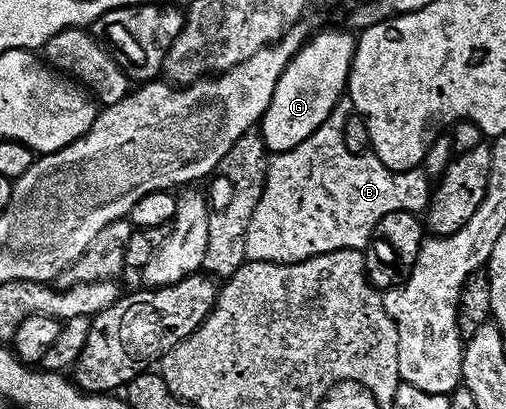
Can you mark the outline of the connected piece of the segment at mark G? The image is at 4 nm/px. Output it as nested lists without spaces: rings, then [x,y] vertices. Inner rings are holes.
[[[325,32],[322,36],[314,35],[305,47],[293,57],[287,70],[281,76],[273,101],[259,125],[266,149],[270,153],[280,154],[295,150],[319,126],[327,120],[342,103],[347,92],[349,70],[353,65],[354,37],[345,32]]]

